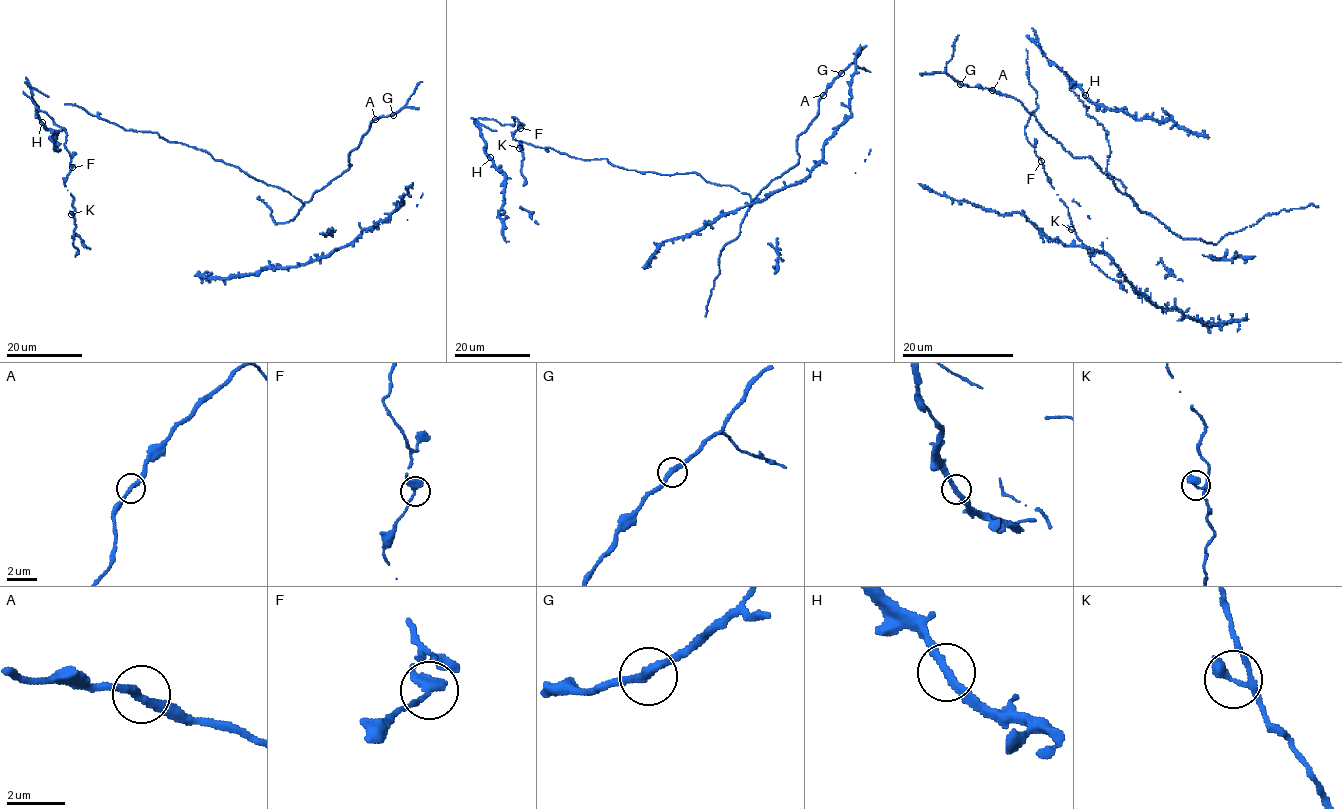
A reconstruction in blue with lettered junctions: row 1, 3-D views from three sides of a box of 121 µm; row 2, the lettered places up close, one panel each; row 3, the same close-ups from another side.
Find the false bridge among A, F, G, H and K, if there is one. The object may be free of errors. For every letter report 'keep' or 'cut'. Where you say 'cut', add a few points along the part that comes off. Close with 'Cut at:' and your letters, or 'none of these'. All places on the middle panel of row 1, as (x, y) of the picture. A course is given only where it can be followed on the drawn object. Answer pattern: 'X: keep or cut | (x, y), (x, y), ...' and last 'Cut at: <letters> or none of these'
A: keep
F: keep
G: keep
H: keep
K: keep
Cut at: none of these

